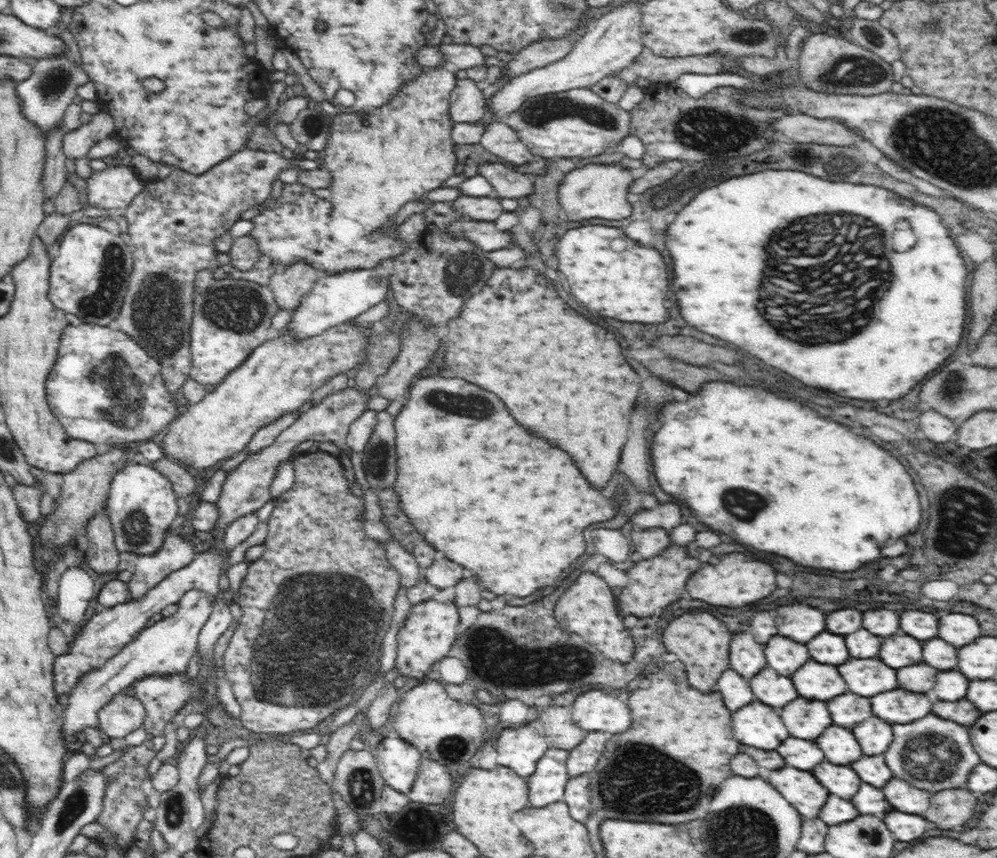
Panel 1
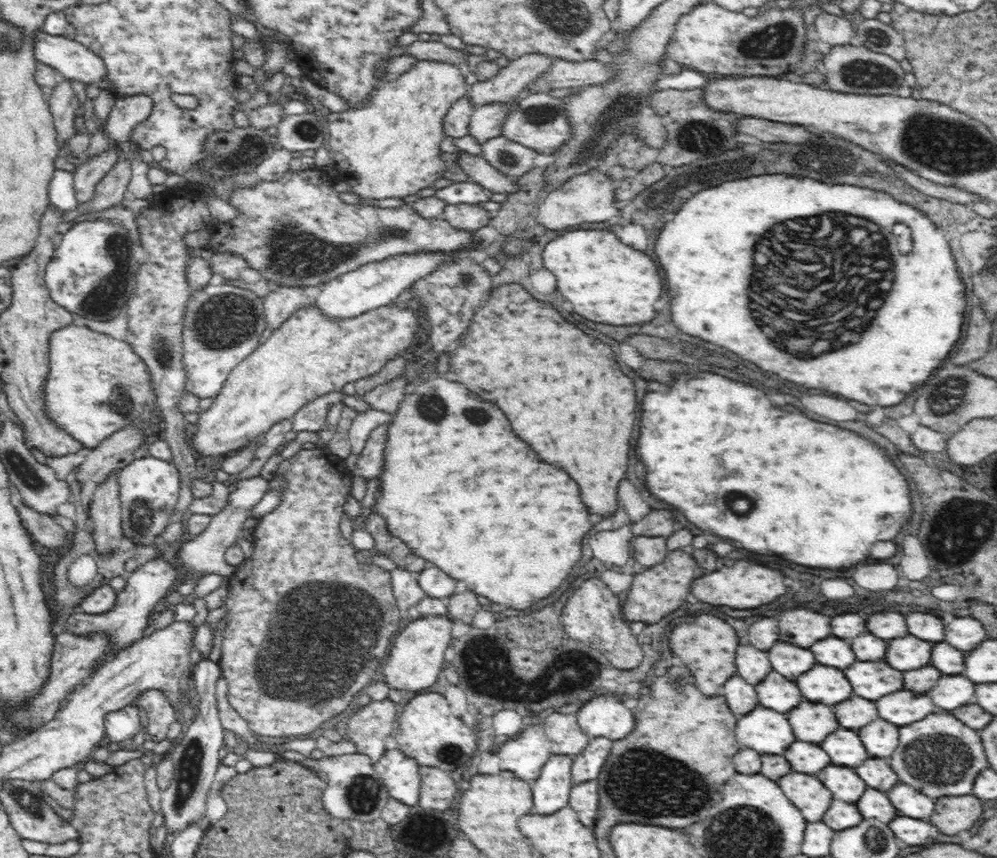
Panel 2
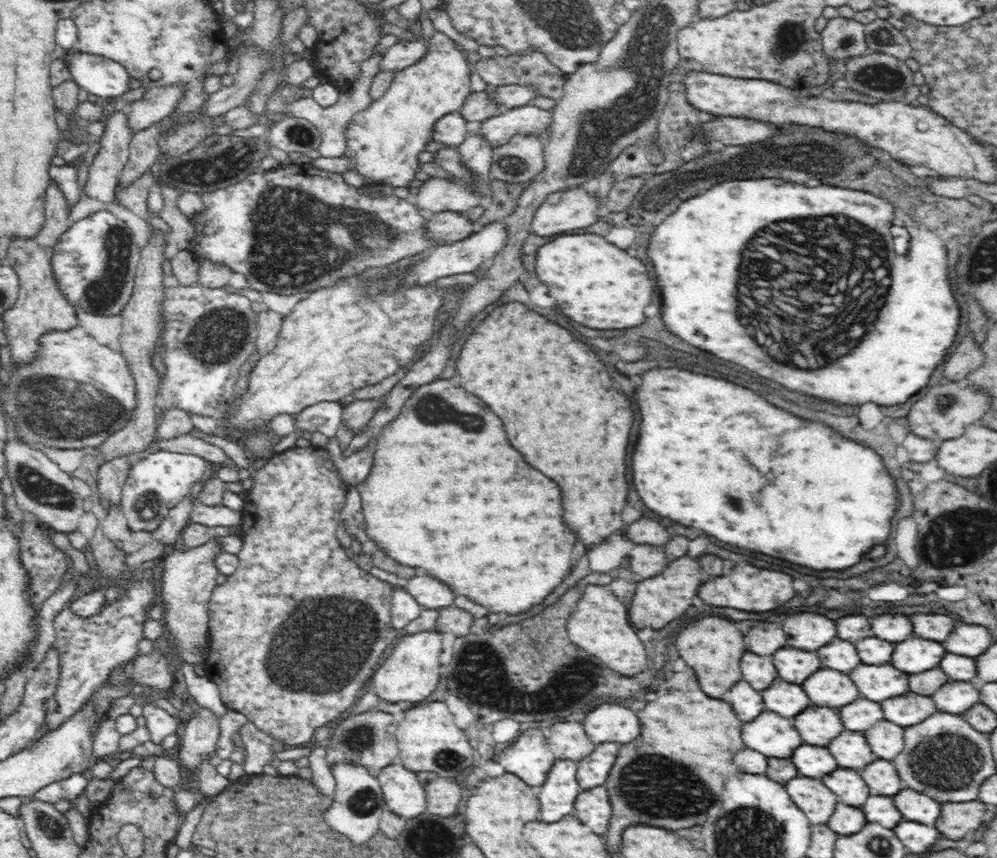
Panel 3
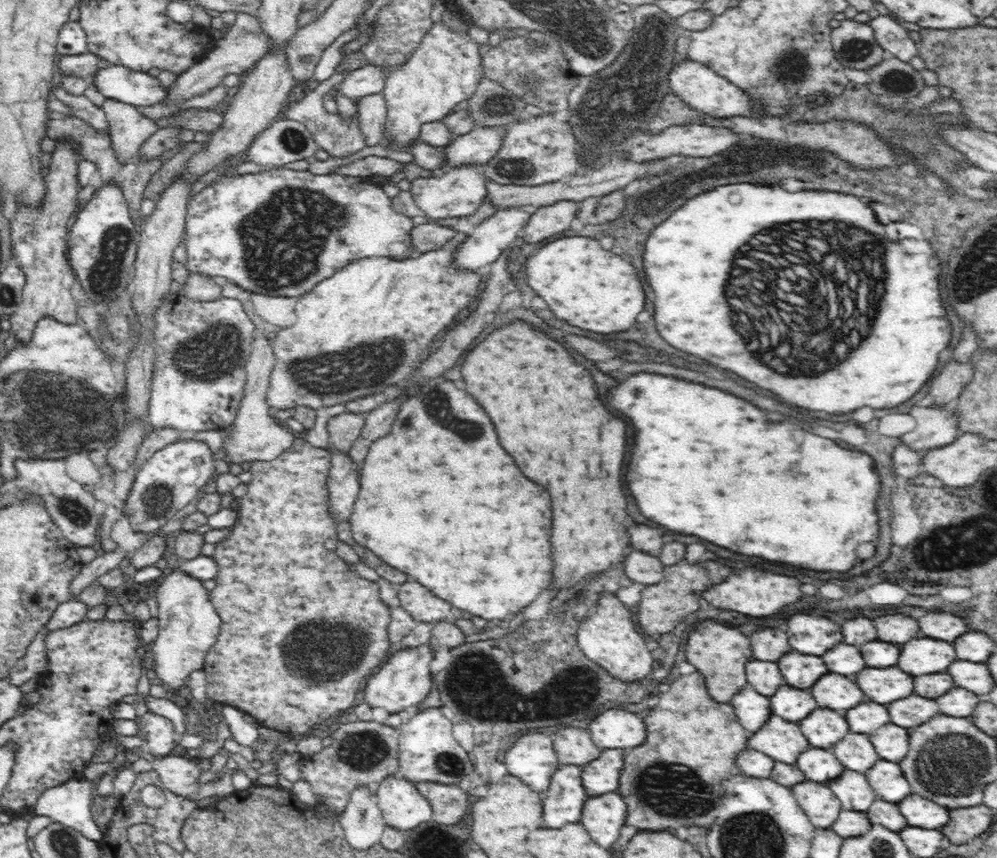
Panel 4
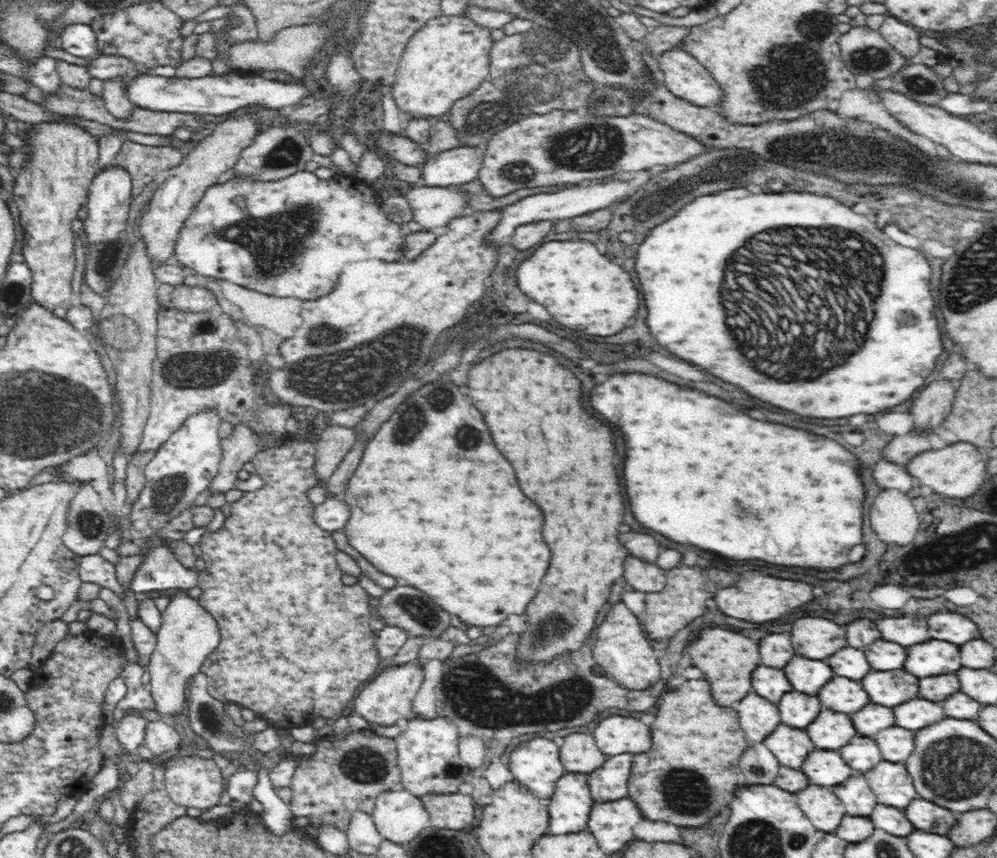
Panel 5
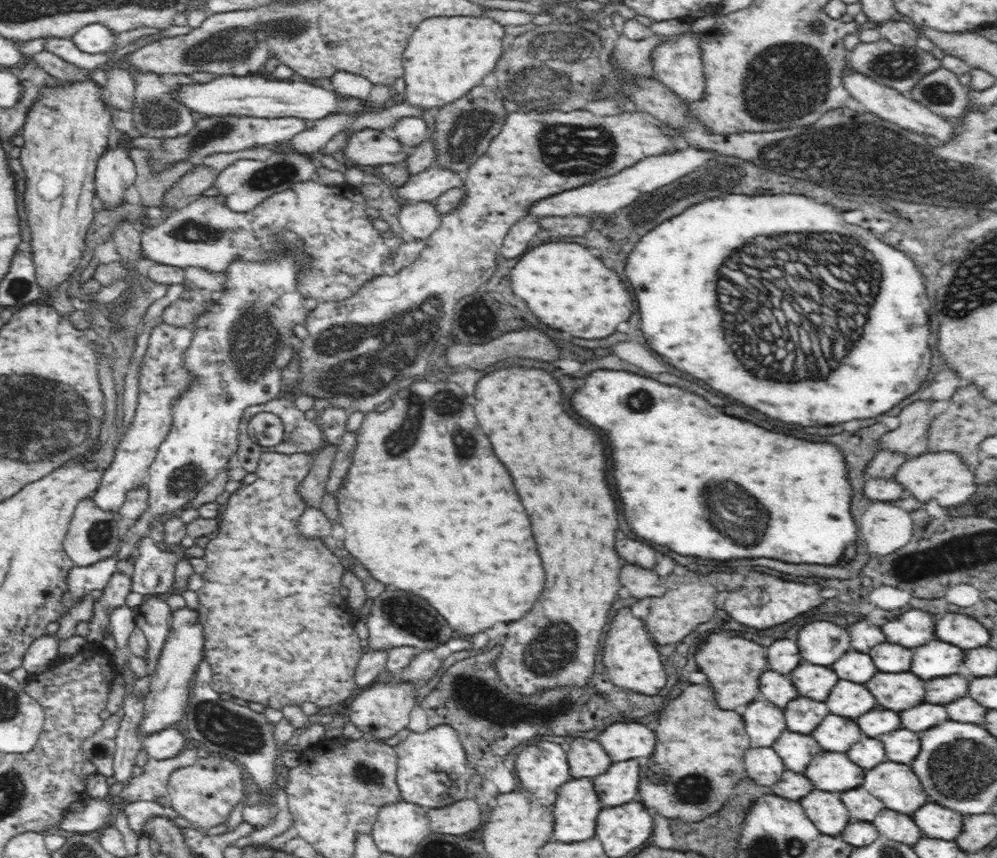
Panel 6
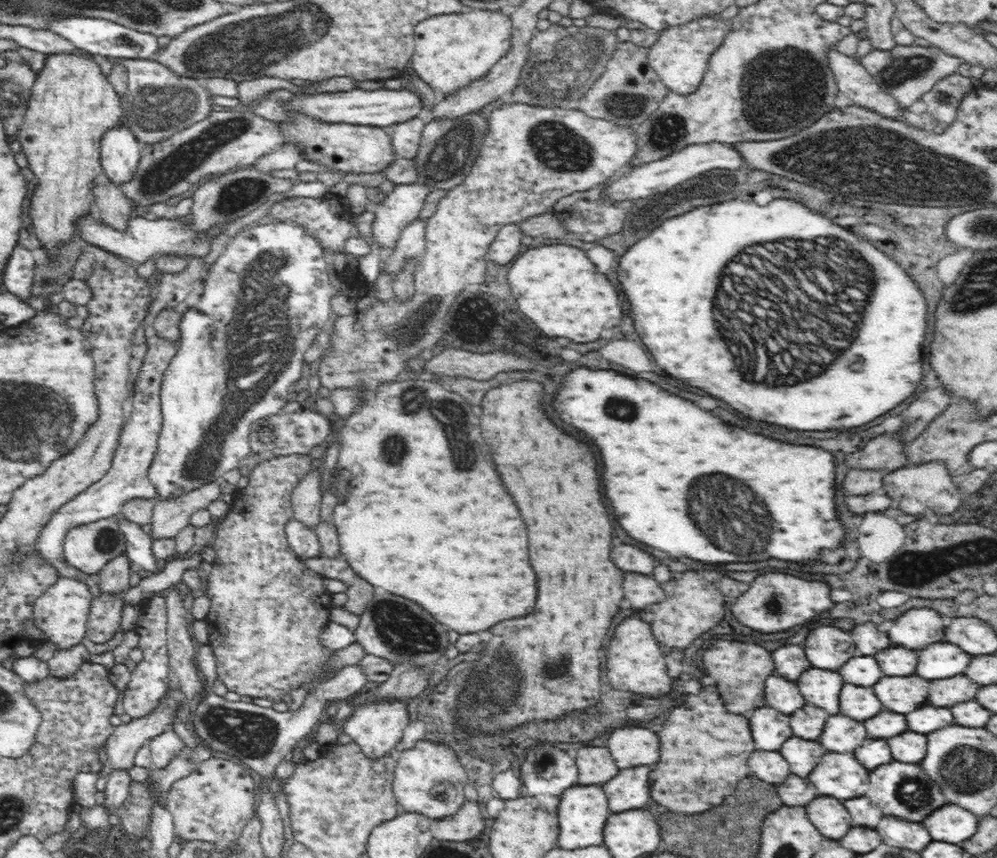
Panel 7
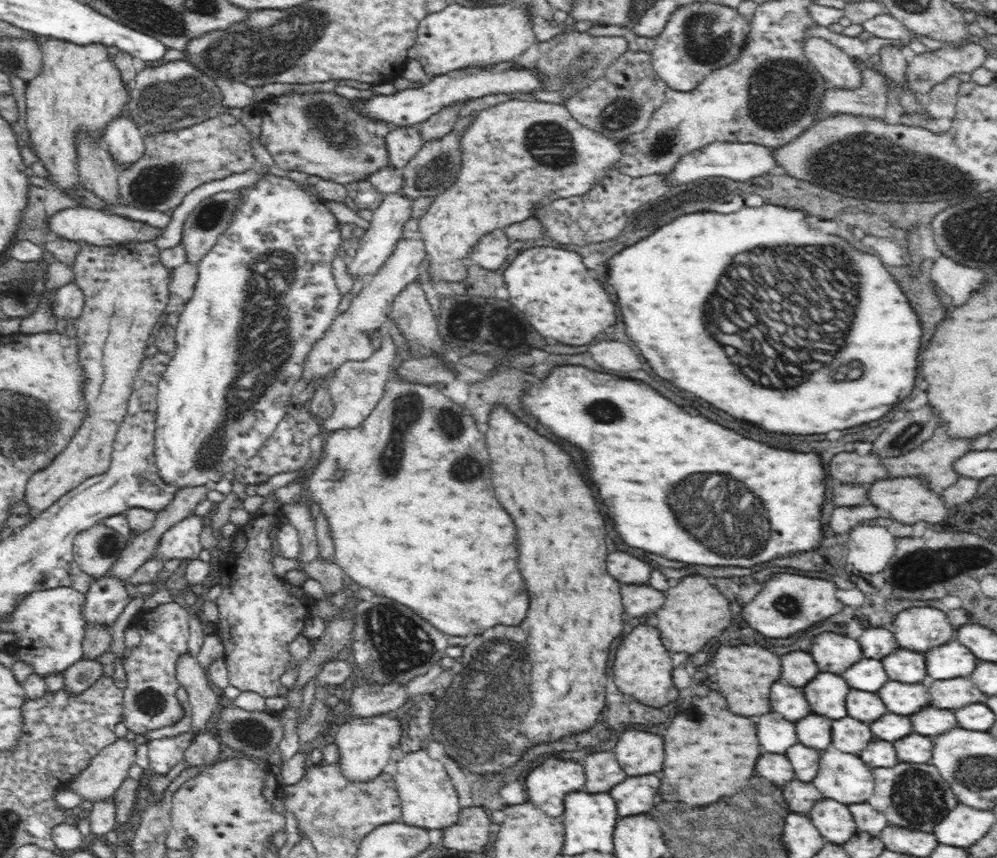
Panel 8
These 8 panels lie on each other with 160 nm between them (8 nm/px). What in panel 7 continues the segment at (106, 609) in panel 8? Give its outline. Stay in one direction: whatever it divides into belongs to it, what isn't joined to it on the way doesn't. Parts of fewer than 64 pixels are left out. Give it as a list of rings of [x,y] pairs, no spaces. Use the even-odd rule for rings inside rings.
[[[120,552],[112,559],[96,577],[101,592],[121,594],[132,591],[132,587],[128,583],[128,576],[131,573],[130,560],[126,553]]]

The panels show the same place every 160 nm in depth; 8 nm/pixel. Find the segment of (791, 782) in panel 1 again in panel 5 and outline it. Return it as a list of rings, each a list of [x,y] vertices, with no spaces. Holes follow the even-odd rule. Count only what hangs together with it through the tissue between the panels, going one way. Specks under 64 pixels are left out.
[[[808,785],[795,793],[800,810],[810,819],[818,832],[834,832],[847,814],[844,804],[828,787]]]

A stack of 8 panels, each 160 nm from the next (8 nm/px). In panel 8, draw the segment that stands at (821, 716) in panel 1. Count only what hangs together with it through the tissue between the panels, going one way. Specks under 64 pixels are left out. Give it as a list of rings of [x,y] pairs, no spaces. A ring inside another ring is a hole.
[[[844,716],[832,722],[830,746],[844,750],[848,754],[859,754],[872,740],[869,724],[854,720],[851,716]]]

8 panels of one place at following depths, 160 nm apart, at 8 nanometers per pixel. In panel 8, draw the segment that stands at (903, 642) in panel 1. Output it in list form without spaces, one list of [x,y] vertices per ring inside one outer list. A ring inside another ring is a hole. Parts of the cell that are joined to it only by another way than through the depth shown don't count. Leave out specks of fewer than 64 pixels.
[[[950,641],[936,650],[928,650],[928,676],[934,680],[968,676],[975,670],[978,660],[963,643]]]

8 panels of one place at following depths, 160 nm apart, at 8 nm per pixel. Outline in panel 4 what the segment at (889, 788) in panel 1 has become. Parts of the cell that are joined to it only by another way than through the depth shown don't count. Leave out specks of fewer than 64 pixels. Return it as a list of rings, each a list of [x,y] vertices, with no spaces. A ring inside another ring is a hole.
[[[911,792],[897,805],[910,826],[942,828],[948,822],[948,809],[945,806],[926,800],[918,793]]]

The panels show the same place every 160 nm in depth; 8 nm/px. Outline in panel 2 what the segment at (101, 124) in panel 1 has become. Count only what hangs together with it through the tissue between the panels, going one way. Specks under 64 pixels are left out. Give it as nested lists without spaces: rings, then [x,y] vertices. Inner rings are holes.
[[[148,95],[120,97],[114,102],[104,128],[113,140],[126,142],[136,124],[140,124],[152,110],[152,100]]]

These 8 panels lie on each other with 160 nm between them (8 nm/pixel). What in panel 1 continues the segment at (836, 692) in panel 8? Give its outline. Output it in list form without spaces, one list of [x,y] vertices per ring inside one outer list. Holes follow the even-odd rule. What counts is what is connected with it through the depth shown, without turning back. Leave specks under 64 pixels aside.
[[[772,636],[764,652],[766,652],[768,664],[784,676],[790,676],[794,670],[798,670],[800,664],[804,664],[810,658],[804,644],[792,642],[790,638],[784,638],[784,636]]]

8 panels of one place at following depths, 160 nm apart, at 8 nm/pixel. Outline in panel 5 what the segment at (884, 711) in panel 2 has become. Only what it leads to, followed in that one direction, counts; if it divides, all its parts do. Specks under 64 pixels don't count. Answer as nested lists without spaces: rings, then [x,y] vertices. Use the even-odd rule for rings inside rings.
[[[914,698],[912,702],[904,702],[904,706],[896,706],[894,716],[896,716],[896,726],[912,731],[930,726],[942,720],[946,714],[940,702],[928,702],[922,698]]]

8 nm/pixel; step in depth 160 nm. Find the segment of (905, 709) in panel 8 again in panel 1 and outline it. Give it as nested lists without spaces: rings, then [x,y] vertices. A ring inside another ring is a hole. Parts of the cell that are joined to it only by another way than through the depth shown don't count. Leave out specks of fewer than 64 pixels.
[[[848,658],[838,666],[848,690],[860,696],[874,696],[898,688],[896,670],[876,658]]]

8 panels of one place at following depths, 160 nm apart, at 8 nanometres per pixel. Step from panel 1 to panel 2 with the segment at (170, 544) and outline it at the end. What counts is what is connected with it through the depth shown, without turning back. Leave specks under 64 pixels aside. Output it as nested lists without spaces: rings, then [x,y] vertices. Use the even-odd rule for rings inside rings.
[[[162,555],[146,562],[144,566],[138,566],[127,578],[126,586],[121,591],[117,591],[116,604],[112,610],[100,614],[72,613],[64,622],[64,630],[74,634],[105,632],[110,634],[109,640],[118,650],[129,646],[134,640],[143,636],[144,628],[150,624],[151,618],[155,615],[154,606],[164,599],[170,586],[174,584],[174,580],[179,575],[175,567],[177,566],[174,562],[170,564]]]

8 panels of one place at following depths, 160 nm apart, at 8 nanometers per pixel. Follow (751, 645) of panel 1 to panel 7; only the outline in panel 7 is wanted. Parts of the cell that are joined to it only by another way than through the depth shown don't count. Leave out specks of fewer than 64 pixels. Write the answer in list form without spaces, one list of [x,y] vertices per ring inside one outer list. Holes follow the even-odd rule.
[[[772,676],[766,682],[766,704],[782,714],[792,714],[806,703],[795,681]]]

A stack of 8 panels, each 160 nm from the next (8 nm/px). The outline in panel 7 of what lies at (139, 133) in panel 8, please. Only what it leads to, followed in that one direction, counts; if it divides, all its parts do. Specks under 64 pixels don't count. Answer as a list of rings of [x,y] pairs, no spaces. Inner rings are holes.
[[[119,125],[104,133],[101,140],[100,164],[103,179],[121,186],[137,171],[141,150],[134,134]]]

